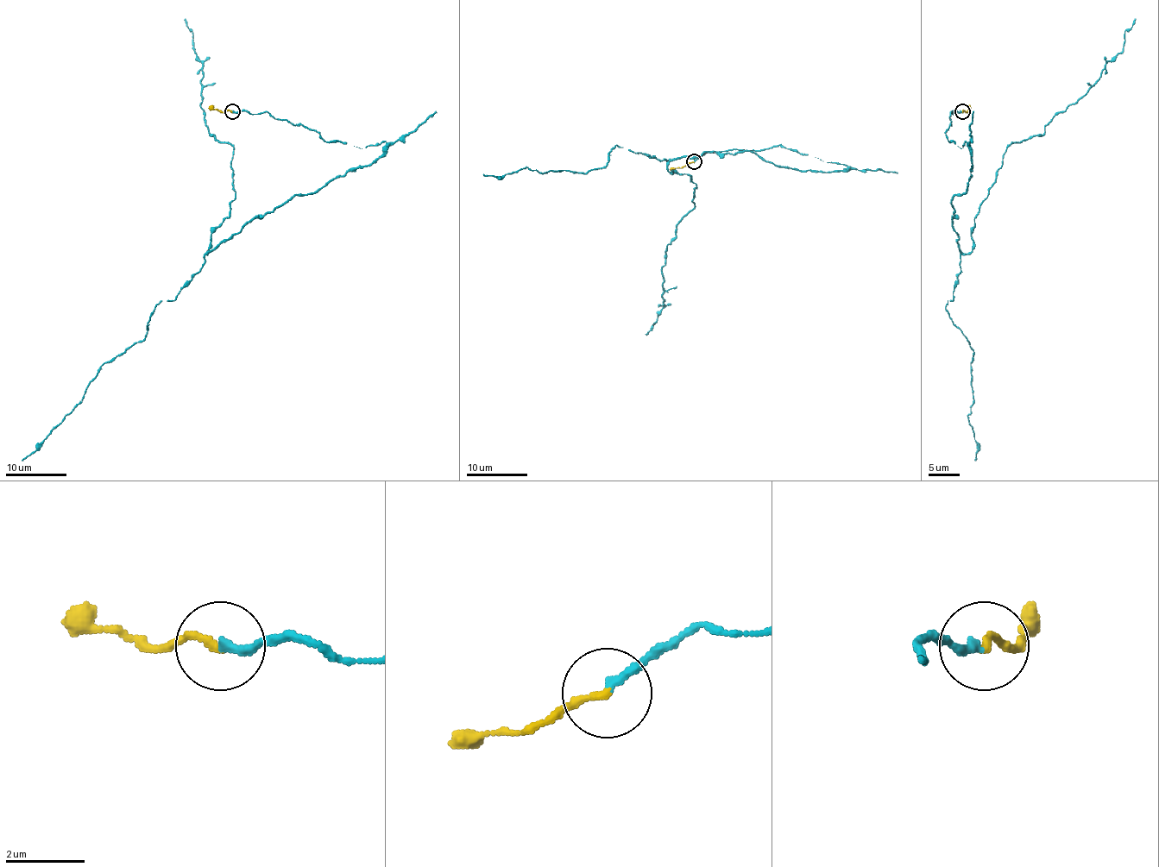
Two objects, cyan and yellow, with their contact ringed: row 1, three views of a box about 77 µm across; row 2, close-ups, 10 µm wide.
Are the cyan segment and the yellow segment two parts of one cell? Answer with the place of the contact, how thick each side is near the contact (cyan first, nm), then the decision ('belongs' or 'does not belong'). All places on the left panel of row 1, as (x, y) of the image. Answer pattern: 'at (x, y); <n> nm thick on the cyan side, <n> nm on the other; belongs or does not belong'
at (232, 111); 200 nm thick on the cyan side, 170 nm on the other; belongs

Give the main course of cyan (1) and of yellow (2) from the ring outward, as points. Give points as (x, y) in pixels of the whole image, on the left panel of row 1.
1: (233, 112), (268, 112), (326, 141), (386, 148), (205, 254), (235, 199), (233, 148), (209, 132), (184, 19)
2: (233, 112), (209, 108)

